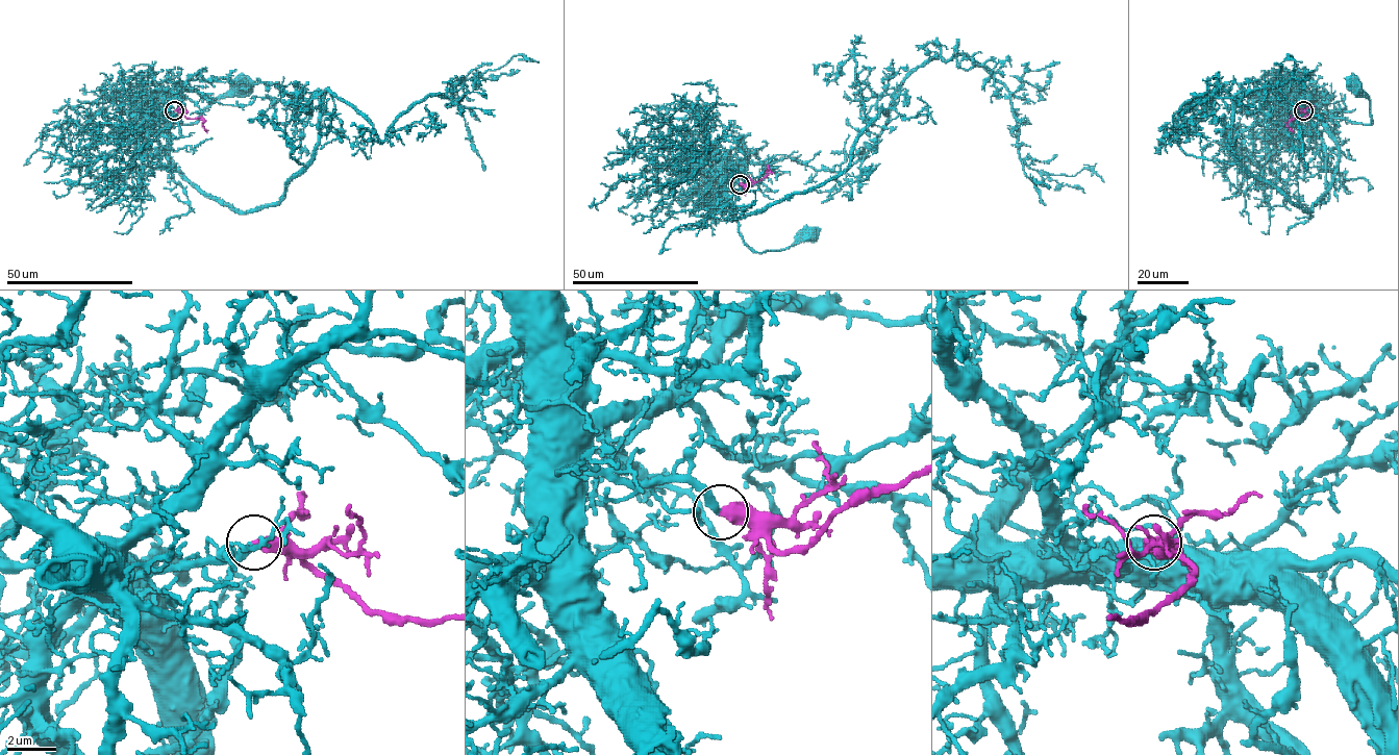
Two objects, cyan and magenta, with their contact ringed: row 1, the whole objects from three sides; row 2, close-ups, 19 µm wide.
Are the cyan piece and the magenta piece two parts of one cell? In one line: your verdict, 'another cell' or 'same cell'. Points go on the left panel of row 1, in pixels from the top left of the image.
same cell

